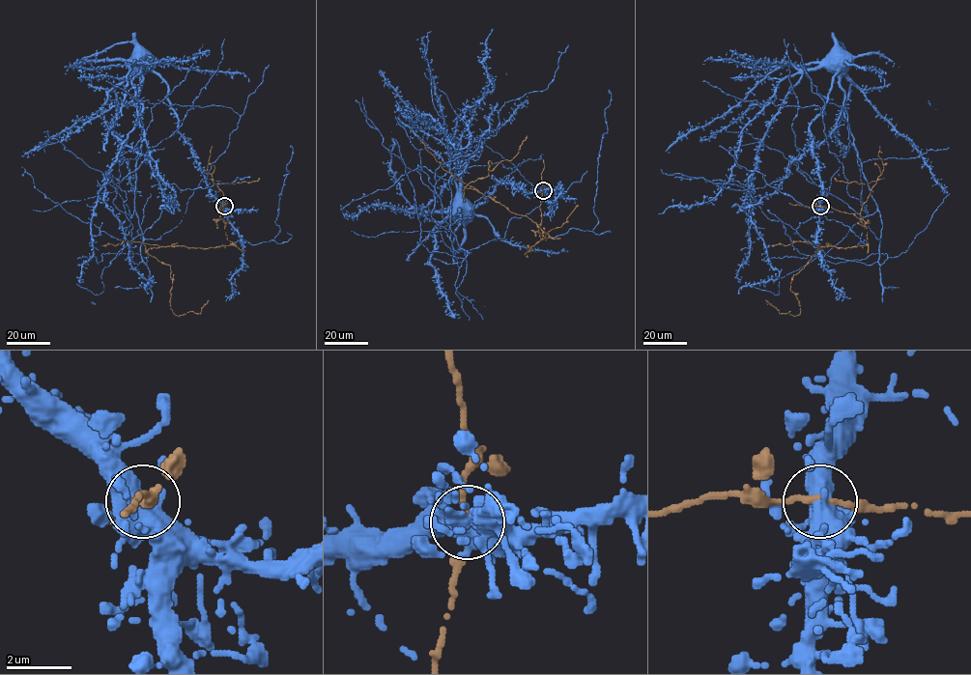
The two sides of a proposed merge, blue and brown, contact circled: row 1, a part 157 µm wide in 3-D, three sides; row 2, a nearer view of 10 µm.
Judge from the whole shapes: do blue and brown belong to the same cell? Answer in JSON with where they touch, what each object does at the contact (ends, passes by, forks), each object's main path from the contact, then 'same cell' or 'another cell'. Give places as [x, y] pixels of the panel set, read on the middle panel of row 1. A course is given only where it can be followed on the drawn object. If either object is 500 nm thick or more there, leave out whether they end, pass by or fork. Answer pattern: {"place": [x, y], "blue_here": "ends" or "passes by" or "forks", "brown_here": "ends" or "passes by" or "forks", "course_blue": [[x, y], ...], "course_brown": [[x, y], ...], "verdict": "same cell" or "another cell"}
{"place": [543, 190], "blue_here": "forks", "brown_here": "passes by", "course_blue": [[543, 190], [526, 192], [509, 182], [497, 180], [496, 188], [485, 202], [471, 208], [462, 199], [455, 199]], "course_brown": [[543, 190], [538, 231], [549, 238], [465, 187], [489, 175], [489, 160], [492, 171], [511, 160], [527, 136]], "verdict": "another cell"}

